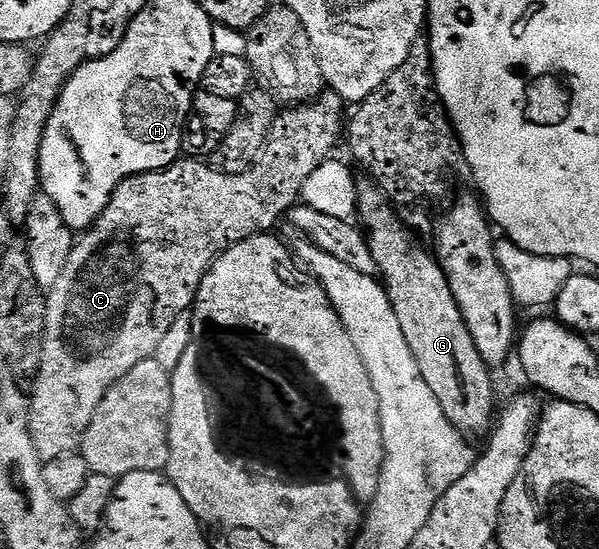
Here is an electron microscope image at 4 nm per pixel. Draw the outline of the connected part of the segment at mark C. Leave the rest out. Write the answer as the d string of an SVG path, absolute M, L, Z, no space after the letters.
M327 89L318 95L309 104L294 104L283 109L277 115L271 134L268 136L267 144L263 148L258 159L250 170L240 175L228 175L220 170L215 170L211 165L202 160L179 160L167 166L165 170L153 170L147 174L137 174L131 178L125 178L114 190L114 194L108 200L104 212L93 222L87 230L77 235L72 252L68 256L68 264L64 264L64 272L60 272L60 280L48 292L46 299L46 331L44 332L44 344L40 356L40 368L38 375L34 377L32 389L29 391L28 401L30 404L30 435L32 444L36 448L38 457L49 460L56 456L73 454L82 445L84 432L88 432L88 424L92 424L92 416L96 416L96 408L100 408L100 400L121 378L128 376L136 364L154 357L156 347L160 340L167 334L168 328L176 320L176 316L187 313L194 305L194 298L198 295L200 284L204 276L210 270L210 265L223 254L229 246L235 246L240 240L248 240L257 234L273 231L278 221L285 219L294 206L299 204L304 183L320 164L331 161L334 149L338 141L344 138L344 114L342 118L344 103L335 90Z

